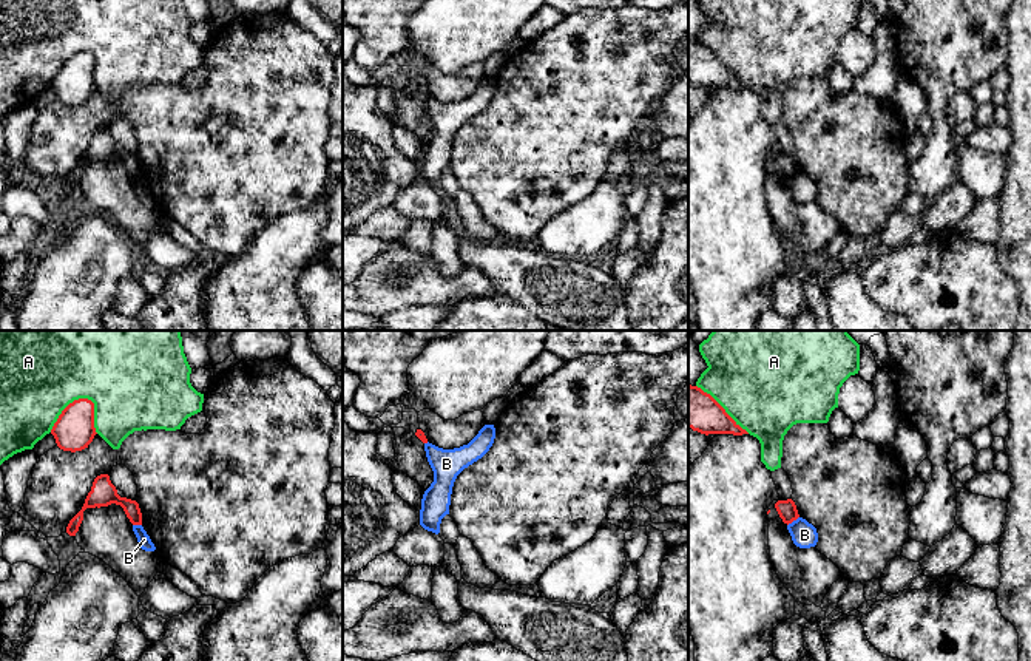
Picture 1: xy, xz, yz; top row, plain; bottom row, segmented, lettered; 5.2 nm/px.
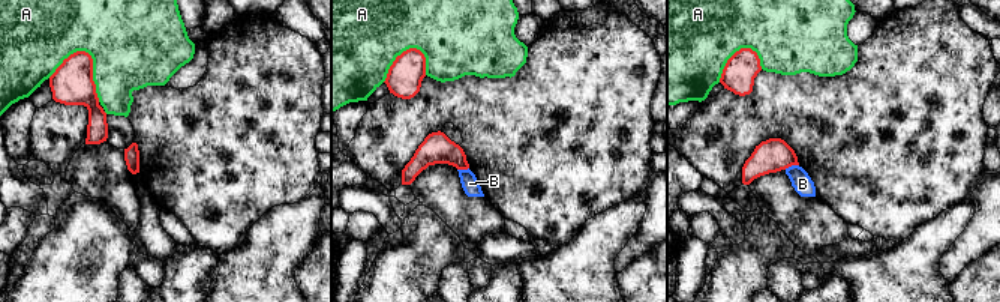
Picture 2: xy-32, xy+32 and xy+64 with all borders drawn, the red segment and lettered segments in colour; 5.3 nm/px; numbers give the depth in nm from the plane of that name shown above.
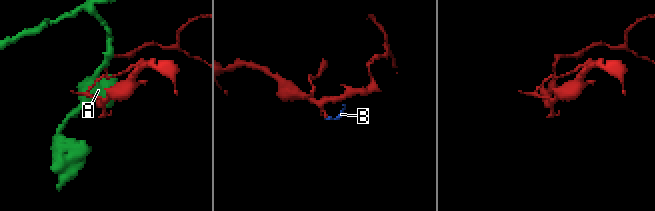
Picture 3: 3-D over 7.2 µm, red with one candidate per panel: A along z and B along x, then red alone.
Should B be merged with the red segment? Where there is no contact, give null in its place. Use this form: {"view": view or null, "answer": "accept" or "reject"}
{"view": "yz", "answer": "reject"}

